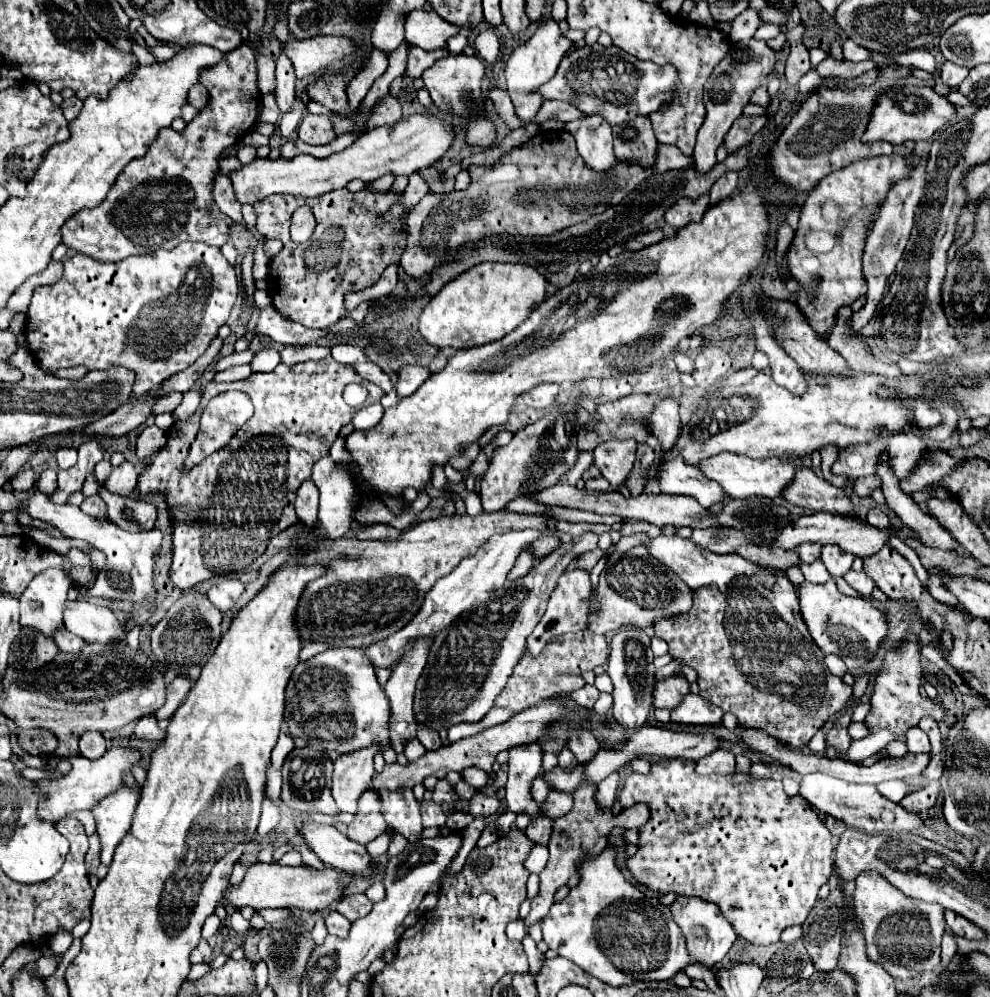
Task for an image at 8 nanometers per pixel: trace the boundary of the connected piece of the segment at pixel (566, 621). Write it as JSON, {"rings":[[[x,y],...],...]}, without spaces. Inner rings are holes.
{"rings":[[[572,569],[572,571],[564,571],[556,589],[552,591],[548,609],[544,613],[544,617],[540,619],[540,623],[536,625],[536,629],[530,633],[528,637],[528,651],[532,655],[538,655],[544,645],[554,637],[554,635],[564,635],[570,631],[582,631],[584,623],[586,623],[586,605],[584,599],[590,595],[592,585],[590,585],[590,571],[588,569]]]}

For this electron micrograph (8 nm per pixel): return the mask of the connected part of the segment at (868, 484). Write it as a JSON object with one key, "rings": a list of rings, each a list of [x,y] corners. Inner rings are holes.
{"rings":[[[870,475],[870,477],[862,477],[862,479],[858,479],[852,491],[854,491],[858,497],[868,497],[868,495],[870,495],[874,489],[878,489],[878,487],[882,487],[880,477]]]}

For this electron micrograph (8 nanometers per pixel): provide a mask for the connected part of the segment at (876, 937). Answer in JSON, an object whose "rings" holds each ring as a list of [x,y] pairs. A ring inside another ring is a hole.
{"rings":[[[864,871],[856,877],[854,907],[860,919],[868,957],[880,963],[898,981],[910,981],[924,973],[940,971],[940,941],[946,929],[944,909],[906,897],[876,871]]]}

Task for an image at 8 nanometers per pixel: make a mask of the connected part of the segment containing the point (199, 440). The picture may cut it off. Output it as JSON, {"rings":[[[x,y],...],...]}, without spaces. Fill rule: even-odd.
{"rings":[[[226,391],[226,393],[220,393],[218,397],[214,397],[208,407],[204,409],[202,413],[202,421],[200,421],[200,431],[196,435],[196,441],[192,443],[190,451],[188,451],[188,457],[182,465],[182,471],[188,471],[192,469],[194,465],[198,465],[202,459],[206,459],[210,453],[214,453],[216,449],[224,447],[234,435],[236,431],[252,417],[252,403],[250,399],[246,397],[246,393],[240,393],[240,391]]]}

